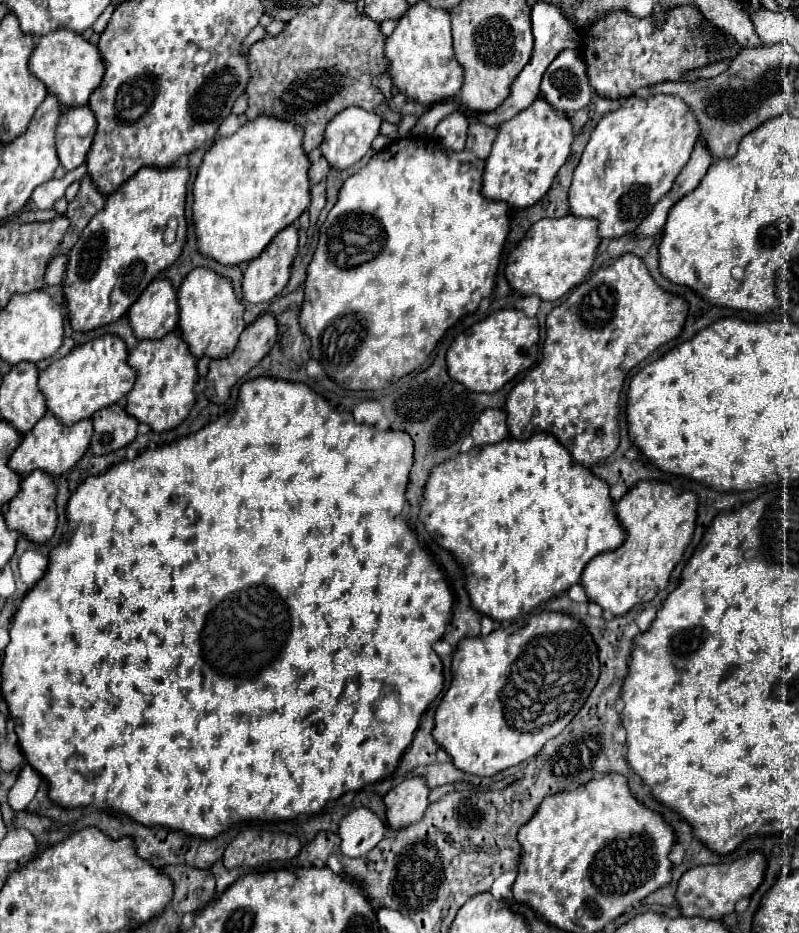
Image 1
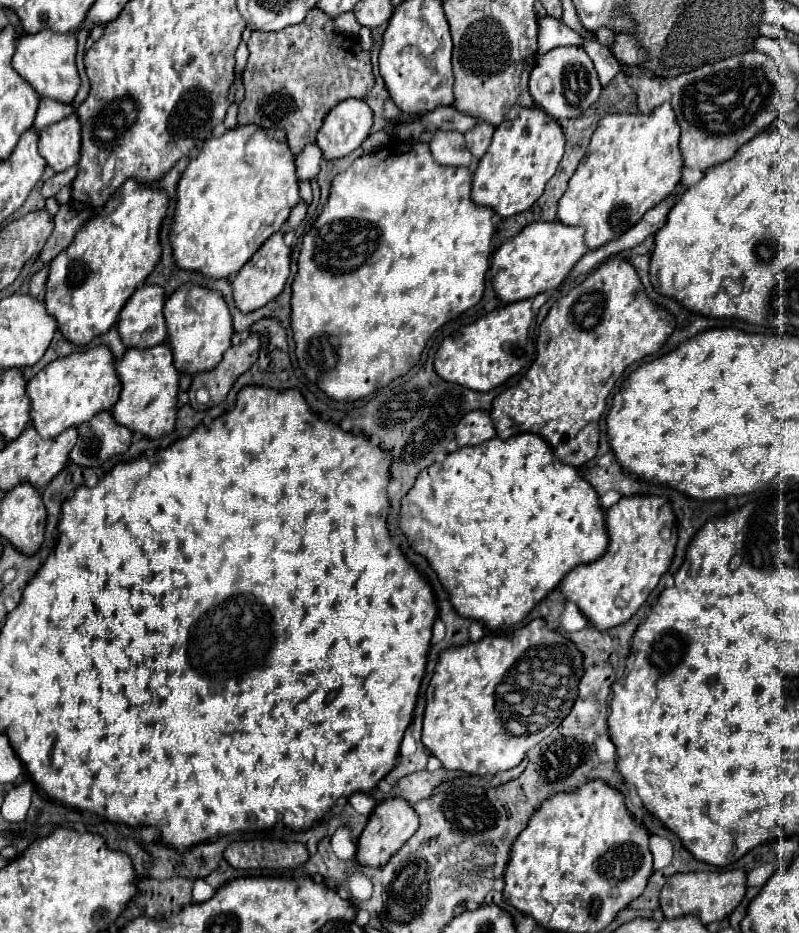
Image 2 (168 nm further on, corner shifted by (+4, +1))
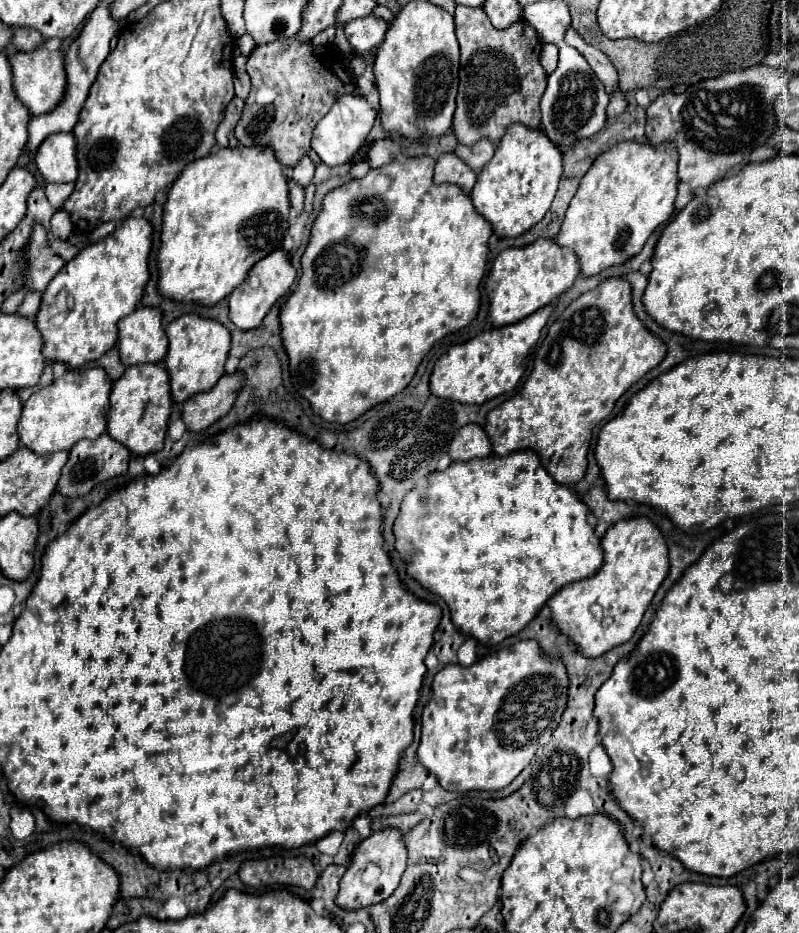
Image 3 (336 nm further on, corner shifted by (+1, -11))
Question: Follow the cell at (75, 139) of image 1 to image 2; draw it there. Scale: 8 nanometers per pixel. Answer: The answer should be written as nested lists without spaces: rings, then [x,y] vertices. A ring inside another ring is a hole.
[[[77,113],[47,125],[43,133],[39,133],[39,155],[47,161],[55,171],[67,171],[77,165],[81,151],[81,121]]]

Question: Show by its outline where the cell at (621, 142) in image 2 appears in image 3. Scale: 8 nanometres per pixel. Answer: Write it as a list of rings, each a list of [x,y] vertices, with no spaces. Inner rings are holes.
[[[618,143],[600,159],[594,161],[594,165],[588,169],[588,173],[582,177],[582,183],[578,187],[578,193],[574,195],[566,217],[562,221],[560,233],[554,239],[560,243],[560,247],[568,247],[570,251],[576,253],[578,263],[580,263],[580,273],[582,277],[594,277],[600,271],[622,265],[630,257],[638,255],[650,237],[650,233],[666,223],[674,211],[674,201],[676,201],[676,187],[678,187],[678,173],[676,173],[676,149],[670,145],[640,145],[640,143]]]

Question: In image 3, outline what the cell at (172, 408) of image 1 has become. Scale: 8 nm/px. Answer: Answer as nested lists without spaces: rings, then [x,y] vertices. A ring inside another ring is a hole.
[[[158,363],[134,365],[124,371],[124,375],[112,385],[110,391],[110,411],[106,413],[106,433],[118,443],[128,447],[132,455],[146,457],[162,449],[166,439],[166,425],[170,417],[170,383],[168,371]]]

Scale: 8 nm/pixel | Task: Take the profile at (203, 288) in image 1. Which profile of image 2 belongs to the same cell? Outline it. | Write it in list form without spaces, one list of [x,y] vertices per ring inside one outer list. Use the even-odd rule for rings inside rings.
[[[183,283],[165,301],[163,313],[167,321],[169,345],[173,349],[177,371],[199,373],[199,371],[209,371],[221,363],[223,353],[231,347],[233,321],[231,321],[229,305],[219,291],[201,287],[197,283]]]

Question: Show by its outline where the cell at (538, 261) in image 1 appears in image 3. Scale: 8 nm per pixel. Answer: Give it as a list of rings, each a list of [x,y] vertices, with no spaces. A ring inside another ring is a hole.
[[[536,239],[526,247],[504,249],[486,277],[484,291],[490,299],[488,315],[494,327],[504,327],[518,323],[520,319],[532,315],[540,307],[550,305],[564,291],[568,291],[574,279],[580,275],[578,259],[572,251],[556,245],[552,239]]]

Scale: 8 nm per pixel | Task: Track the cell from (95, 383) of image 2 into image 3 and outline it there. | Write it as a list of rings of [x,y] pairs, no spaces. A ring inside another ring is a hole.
[[[80,369],[68,371],[64,377],[56,379],[48,387],[38,389],[22,409],[18,421],[18,437],[24,447],[36,455],[46,455],[54,451],[68,451],[80,439],[96,439],[106,431],[106,411],[110,409],[110,387],[104,369]]]

